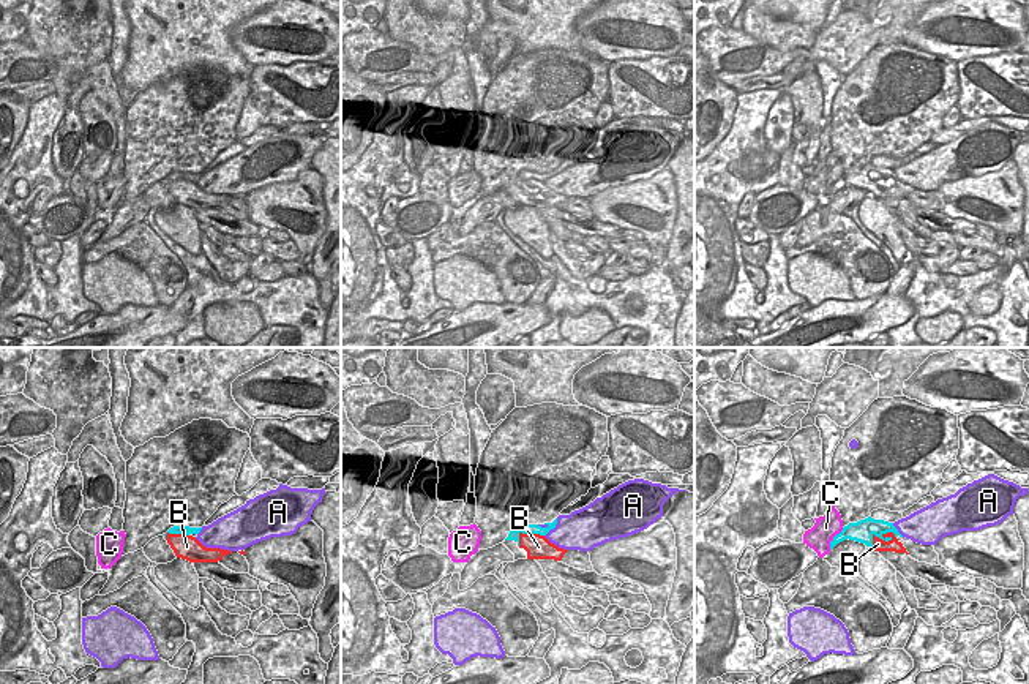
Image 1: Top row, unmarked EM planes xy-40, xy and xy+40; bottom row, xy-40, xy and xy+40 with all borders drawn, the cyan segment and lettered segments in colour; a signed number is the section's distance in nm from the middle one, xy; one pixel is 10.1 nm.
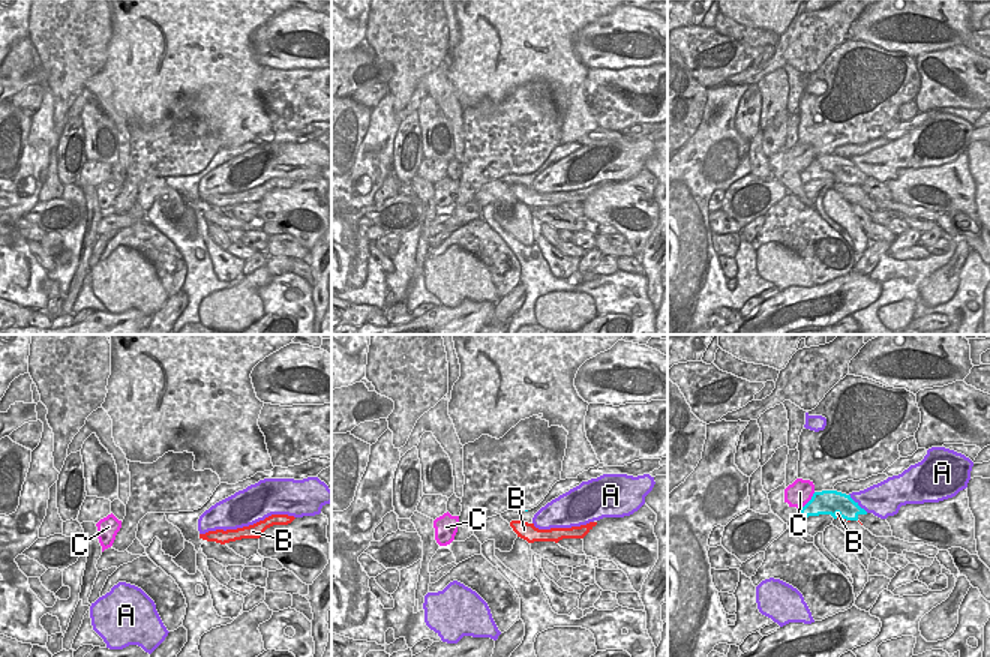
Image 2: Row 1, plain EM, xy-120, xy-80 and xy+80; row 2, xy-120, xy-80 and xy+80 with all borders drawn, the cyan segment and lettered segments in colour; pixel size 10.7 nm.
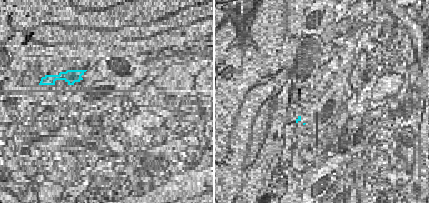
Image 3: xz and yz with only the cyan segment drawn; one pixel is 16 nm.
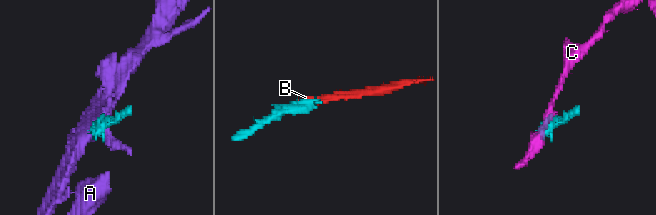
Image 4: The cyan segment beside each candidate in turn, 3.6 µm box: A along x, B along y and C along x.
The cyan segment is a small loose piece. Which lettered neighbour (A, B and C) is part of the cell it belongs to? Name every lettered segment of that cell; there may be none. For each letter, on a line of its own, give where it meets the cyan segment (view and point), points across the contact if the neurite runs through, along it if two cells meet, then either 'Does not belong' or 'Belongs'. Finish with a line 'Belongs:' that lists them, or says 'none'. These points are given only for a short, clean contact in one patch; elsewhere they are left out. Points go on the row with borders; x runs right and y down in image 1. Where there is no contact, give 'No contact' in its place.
A: Touches cyan at xy (553, 528). Does not belong
B: Touches cyan at xy+40 (879, 537). Path across: xy+40 (862, 531), (879, 537), (878, 544). Belongs
C: Touches cyan at xy+40 (834, 539). Boundary: xy+40 (843, 528), (834, 537), (829, 548). Does not belong
Belongs: B

